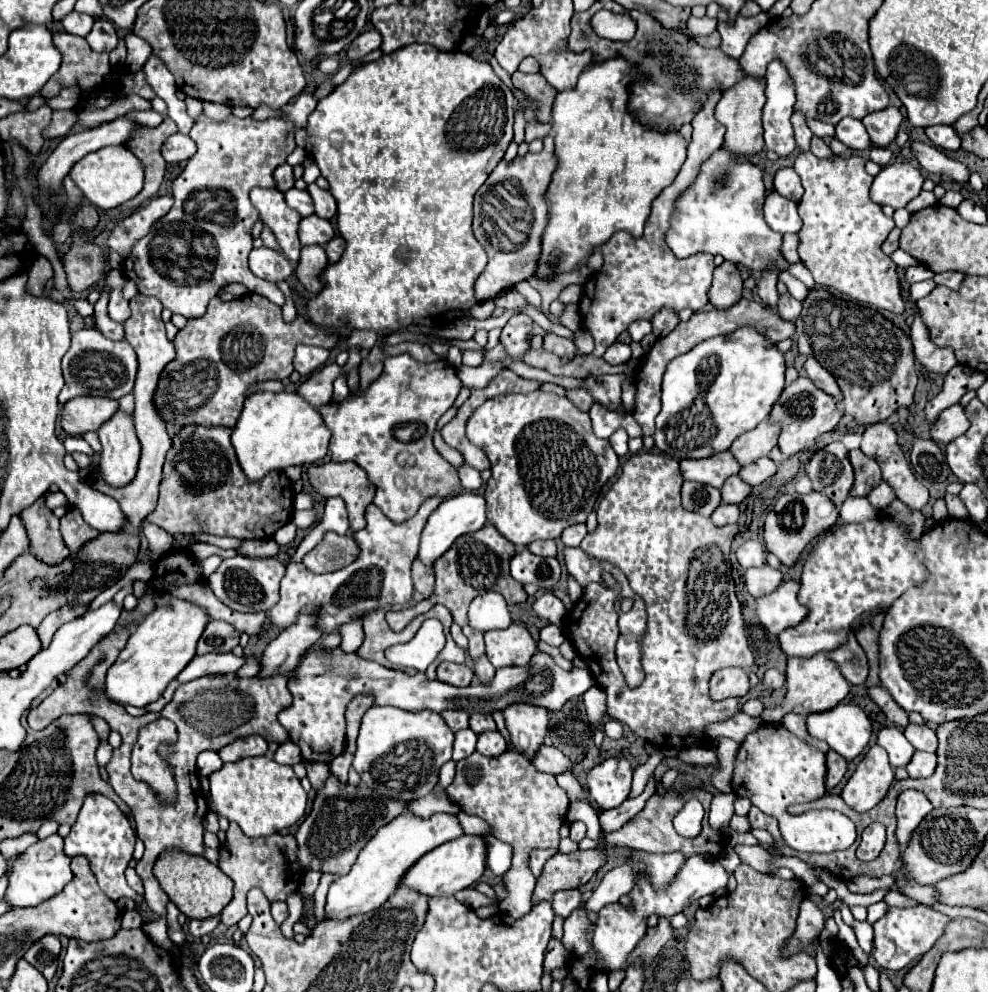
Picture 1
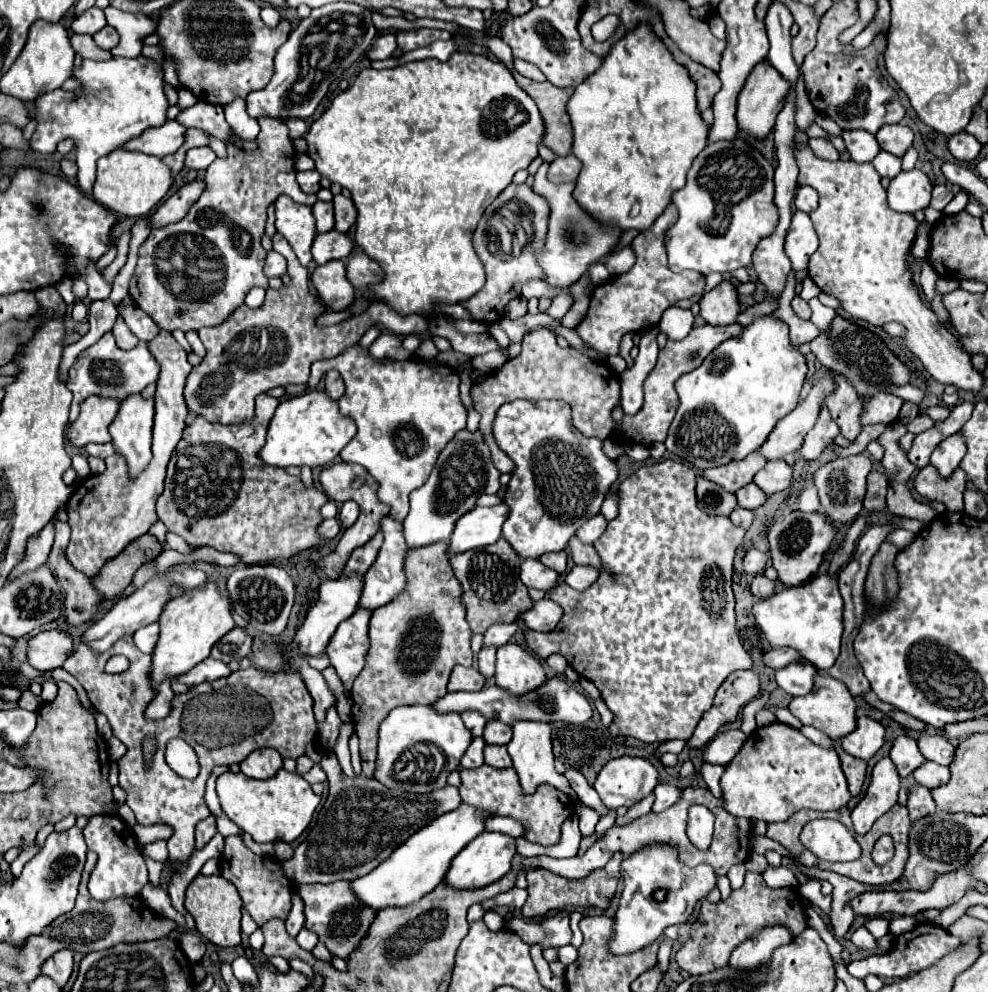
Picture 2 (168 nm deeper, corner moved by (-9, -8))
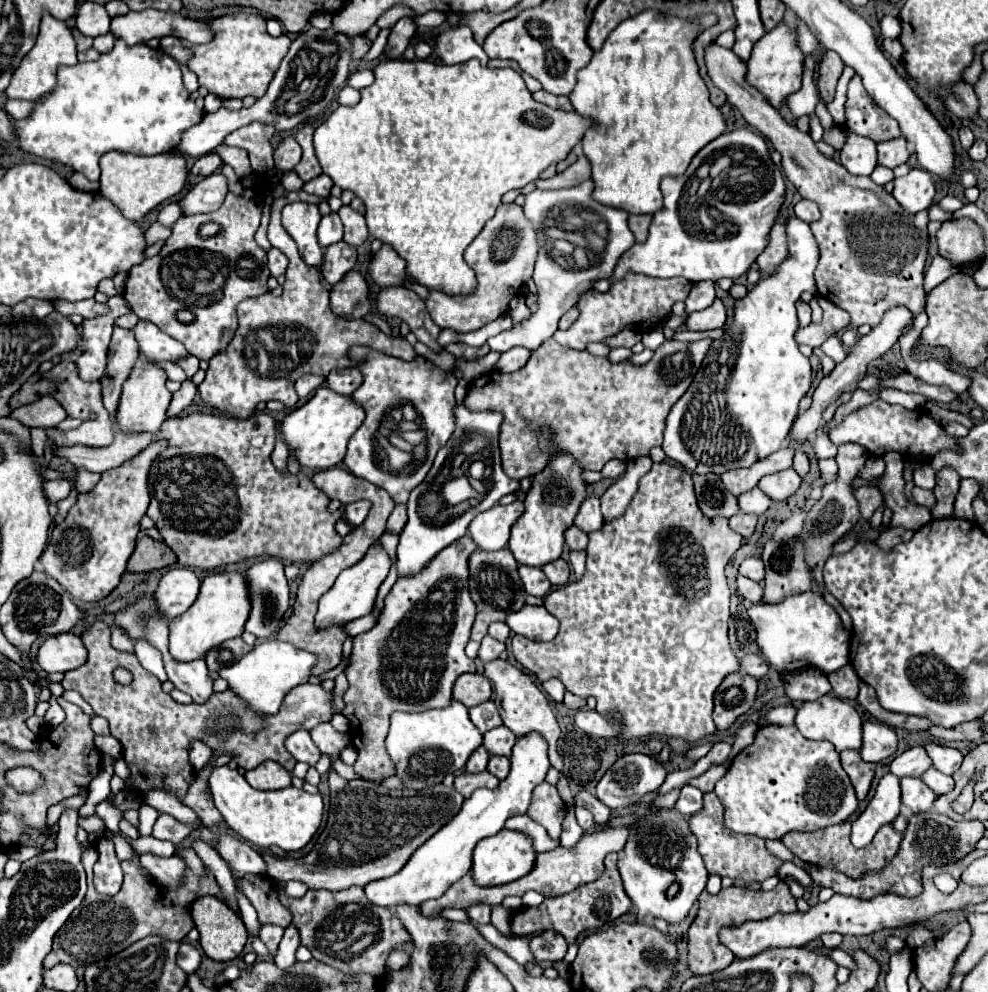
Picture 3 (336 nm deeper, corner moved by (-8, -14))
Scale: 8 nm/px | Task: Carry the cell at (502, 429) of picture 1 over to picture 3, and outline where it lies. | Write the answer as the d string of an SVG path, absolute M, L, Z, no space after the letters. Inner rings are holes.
M562 452L554 456L548 468L544 468L540 474L534 478L534 486L526 496L526 512L518 518L518 522L512 526L510 534L510 550L518 564L526 566L544 566L548 562L554 562L562 556L562 546L564 546L564 530L574 522L580 504L584 502L586 494L586 484L580 476L582 466L572 458Z

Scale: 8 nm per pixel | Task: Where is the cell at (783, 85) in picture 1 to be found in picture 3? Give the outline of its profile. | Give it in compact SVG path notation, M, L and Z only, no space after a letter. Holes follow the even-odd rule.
M778 216L772 234L770 234L770 244L768 248L758 256L756 264L758 270L772 274L774 268L786 258L786 220L784 216Z

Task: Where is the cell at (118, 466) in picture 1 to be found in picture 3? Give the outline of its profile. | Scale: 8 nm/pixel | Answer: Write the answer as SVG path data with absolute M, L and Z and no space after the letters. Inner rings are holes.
M138 356L128 380L124 382L118 414L116 414L116 426L120 432L130 434L130 432L150 432L156 434L166 420L166 410L172 400L172 392L166 388L166 372L146 356Z

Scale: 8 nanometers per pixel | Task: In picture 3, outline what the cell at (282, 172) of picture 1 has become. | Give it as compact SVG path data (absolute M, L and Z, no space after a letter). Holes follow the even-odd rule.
M318 176L318 178L312 178L304 184L304 190L308 194L316 194L316 196L322 196L322 198L328 198L330 196L330 190L332 190L334 182L328 178L328 176Z

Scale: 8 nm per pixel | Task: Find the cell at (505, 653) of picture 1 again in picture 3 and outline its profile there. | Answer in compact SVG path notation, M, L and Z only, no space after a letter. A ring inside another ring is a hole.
M494 660L490 664L484 664L484 676L494 682L494 692L496 692L496 706L500 710L500 716L504 720L504 726L508 726L518 738L530 734L530 732L538 732L546 742L548 742L548 756L550 756L550 764L562 774L562 778L558 780L556 788L560 792L560 798L566 802L566 806L574 806L574 798L570 794L568 788L568 780L564 778L564 766L562 766L562 756L556 750L556 744L560 740L560 726L556 722L556 716L550 710L548 698L546 694L532 682L532 678L524 672L520 672L518 668L514 668L508 660Z

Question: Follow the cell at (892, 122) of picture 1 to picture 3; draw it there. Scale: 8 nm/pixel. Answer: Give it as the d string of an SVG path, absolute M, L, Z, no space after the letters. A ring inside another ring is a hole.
M894 138L894 140L886 140L878 144L878 164L886 166L886 168L896 168L900 164L904 164L910 158L906 140Z

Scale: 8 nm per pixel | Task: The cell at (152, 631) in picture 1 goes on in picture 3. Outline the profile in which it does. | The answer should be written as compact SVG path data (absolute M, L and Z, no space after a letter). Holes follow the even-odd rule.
M216 572L202 580L196 602L170 622L170 654L180 660L204 658L206 652L224 640L242 636L246 616L250 616L250 596L246 592L246 574L242 572Z

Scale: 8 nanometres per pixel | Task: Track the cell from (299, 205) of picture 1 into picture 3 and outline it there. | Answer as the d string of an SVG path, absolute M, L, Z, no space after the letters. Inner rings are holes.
M336 212L328 214L322 218L320 226L318 226L318 240L320 240L320 246L326 248L330 244L336 244L340 242L344 236L344 228L342 228L342 222L338 218Z

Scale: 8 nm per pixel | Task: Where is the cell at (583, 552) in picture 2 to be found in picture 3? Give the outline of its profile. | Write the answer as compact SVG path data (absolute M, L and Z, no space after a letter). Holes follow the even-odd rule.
M572 524L564 532L564 536L566 536L566 544L568 544L570 550L584 550L586 544L588 544L588 534L584 534L576 524Z

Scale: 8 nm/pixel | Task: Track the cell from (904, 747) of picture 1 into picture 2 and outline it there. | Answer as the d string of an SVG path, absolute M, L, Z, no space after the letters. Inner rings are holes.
M909 736L895 738L895 742L891 746L891 752L889 752L889 758L893 760L901 778L909 776L913 770L917 770L925 762L923 754L917 748L917 742Z

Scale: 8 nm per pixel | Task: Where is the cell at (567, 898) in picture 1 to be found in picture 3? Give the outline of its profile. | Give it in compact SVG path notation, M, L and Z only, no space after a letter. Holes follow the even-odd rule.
M544 932L530 938L530 950L536 956L536 960L550 960L558 962L566 954L566 940L556 932Z

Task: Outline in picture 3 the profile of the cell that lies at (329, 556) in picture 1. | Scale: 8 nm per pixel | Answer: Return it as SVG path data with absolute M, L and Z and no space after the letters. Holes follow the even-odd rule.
M396 504L396 506L394 506L394 512L392 512L390 518L388 518L388 532L400 532L400 530L406 526L406 520L408 520L408 516L406 516L406 506Z

